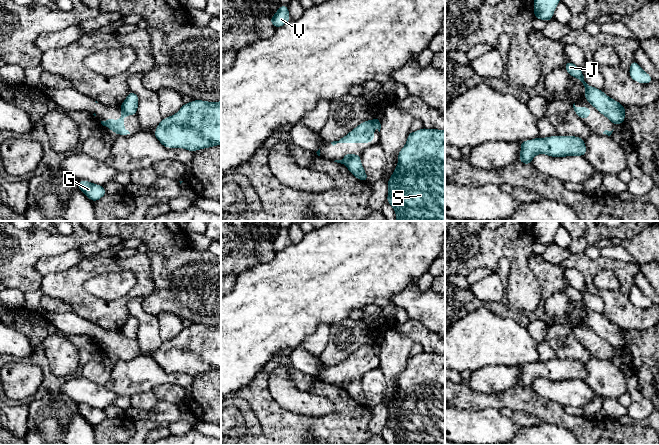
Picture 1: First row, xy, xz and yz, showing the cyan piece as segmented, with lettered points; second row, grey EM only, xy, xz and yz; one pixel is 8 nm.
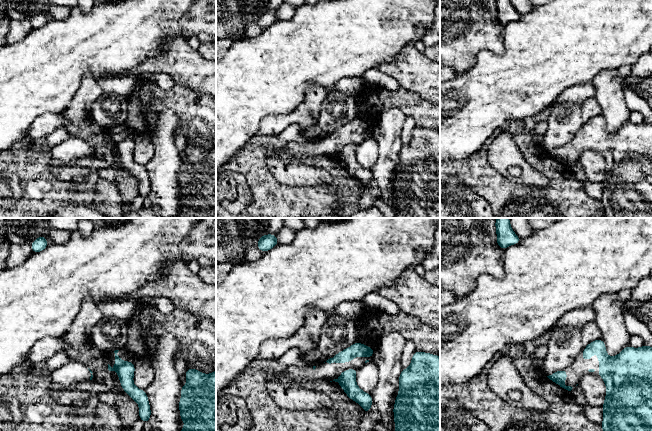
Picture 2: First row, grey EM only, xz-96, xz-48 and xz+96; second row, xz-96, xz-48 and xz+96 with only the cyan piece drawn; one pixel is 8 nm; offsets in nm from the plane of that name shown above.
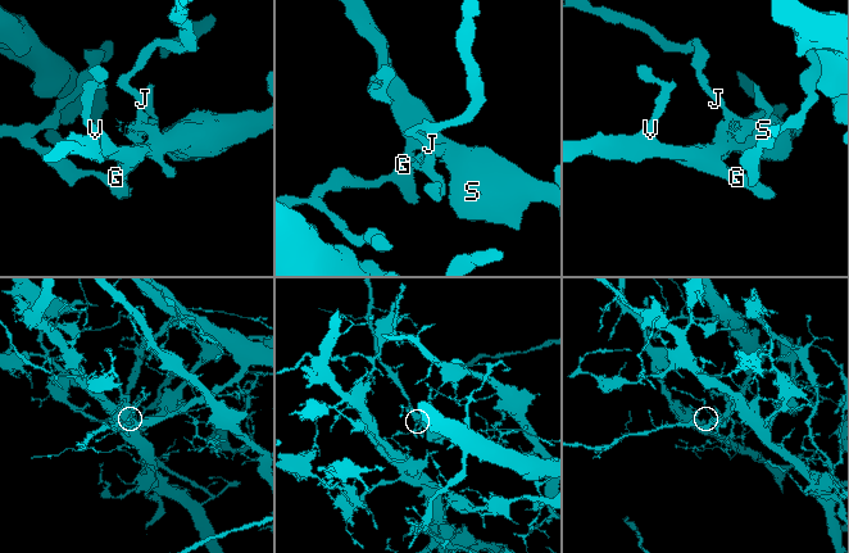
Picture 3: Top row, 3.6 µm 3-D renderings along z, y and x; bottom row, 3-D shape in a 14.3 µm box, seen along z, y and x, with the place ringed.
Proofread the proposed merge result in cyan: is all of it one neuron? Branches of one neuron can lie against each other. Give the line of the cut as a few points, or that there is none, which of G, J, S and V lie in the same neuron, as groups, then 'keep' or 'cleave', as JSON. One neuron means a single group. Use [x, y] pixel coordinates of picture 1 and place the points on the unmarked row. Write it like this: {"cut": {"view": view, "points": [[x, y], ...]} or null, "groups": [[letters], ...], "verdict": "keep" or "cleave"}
{"cut": {"view": "xy", "points": [[120, 329], [129, 338]]}, "groups": [["G", "S", "V"], ["J"]], "verdict": "cleave"}

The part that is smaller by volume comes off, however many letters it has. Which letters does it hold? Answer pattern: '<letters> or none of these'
J

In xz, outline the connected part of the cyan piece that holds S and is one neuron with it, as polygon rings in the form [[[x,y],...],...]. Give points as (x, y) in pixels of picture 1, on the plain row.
[[[423,351],[409,356],[405,370],[398,376],[398,387],[387,409],[387,427],[393,431],[396,445],[445,445],[445,354]]]

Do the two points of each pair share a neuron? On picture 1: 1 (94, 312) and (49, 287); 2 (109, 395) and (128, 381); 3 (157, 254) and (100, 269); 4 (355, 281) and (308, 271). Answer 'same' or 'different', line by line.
1: same
2: different
3: different
4: same

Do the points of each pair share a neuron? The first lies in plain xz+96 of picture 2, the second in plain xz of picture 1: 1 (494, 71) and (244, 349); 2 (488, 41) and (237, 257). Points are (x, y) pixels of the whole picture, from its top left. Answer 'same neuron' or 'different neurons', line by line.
1: same neuron
2: same neuron

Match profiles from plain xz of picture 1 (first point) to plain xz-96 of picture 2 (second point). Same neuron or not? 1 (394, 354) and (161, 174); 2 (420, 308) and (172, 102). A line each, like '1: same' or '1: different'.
1: same
2: different

